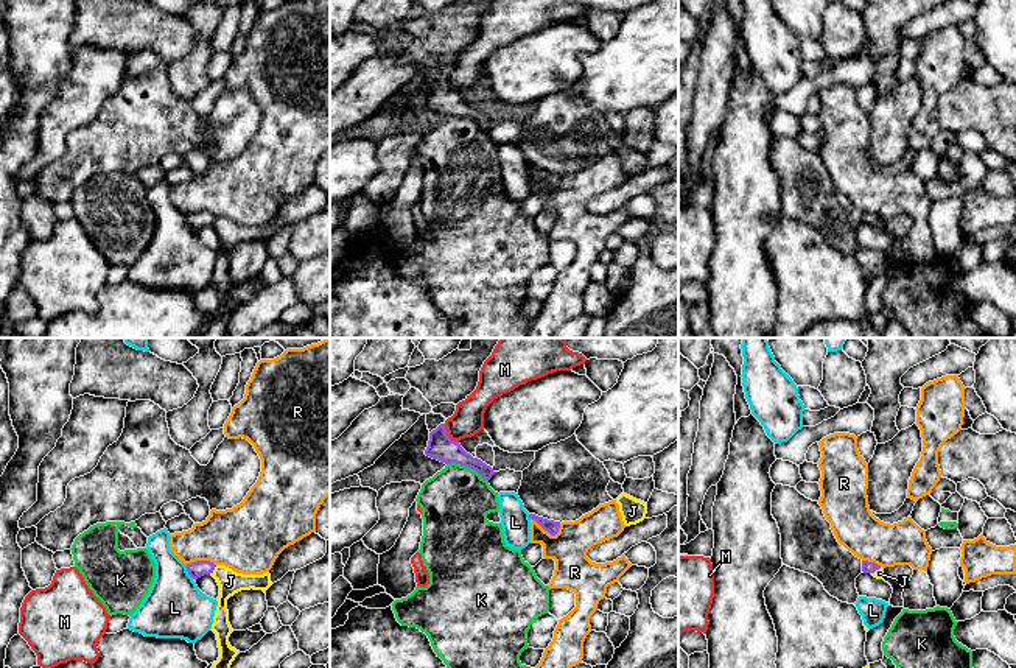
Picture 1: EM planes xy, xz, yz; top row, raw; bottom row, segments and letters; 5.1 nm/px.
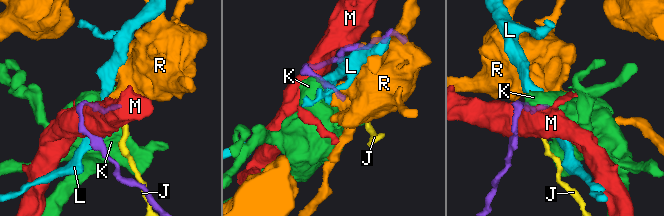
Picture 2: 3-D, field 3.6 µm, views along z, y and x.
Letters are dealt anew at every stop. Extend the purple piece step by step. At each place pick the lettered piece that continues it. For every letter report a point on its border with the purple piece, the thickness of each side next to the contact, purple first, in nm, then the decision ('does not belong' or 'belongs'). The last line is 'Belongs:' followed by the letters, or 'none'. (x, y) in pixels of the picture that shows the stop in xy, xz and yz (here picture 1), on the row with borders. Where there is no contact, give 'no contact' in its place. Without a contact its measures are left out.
J: xy (213, 569) | 90/120 nm | does not belong
K: xz (467, 466) | 140/360 nm | does not belong
L: xy (187, 570) | 90/320 nm | does not belong
M: xz (447, 435) | 140/160 nm | does not belong
R: xz (545, 530) | 70/190 nm | does not belong
Belongs: none

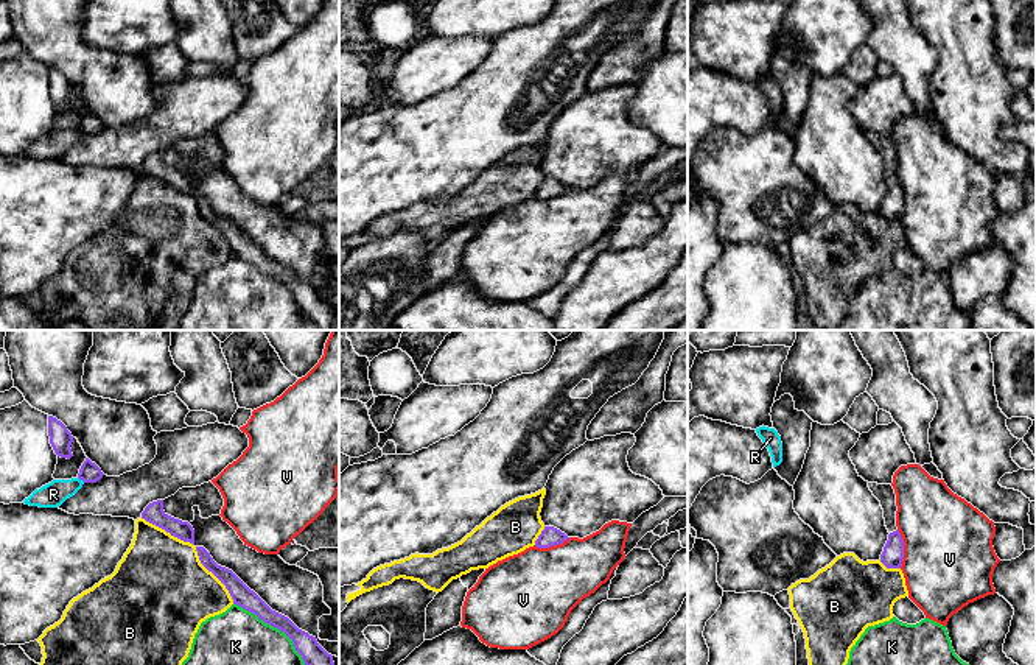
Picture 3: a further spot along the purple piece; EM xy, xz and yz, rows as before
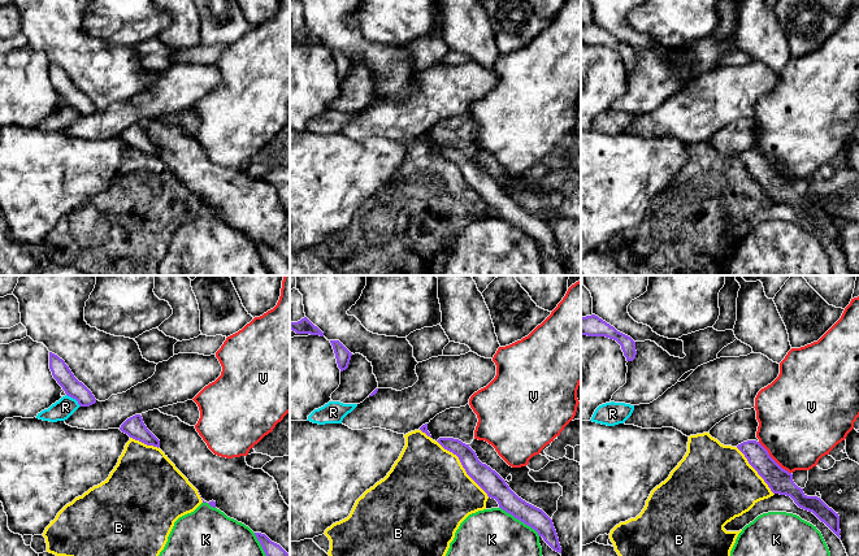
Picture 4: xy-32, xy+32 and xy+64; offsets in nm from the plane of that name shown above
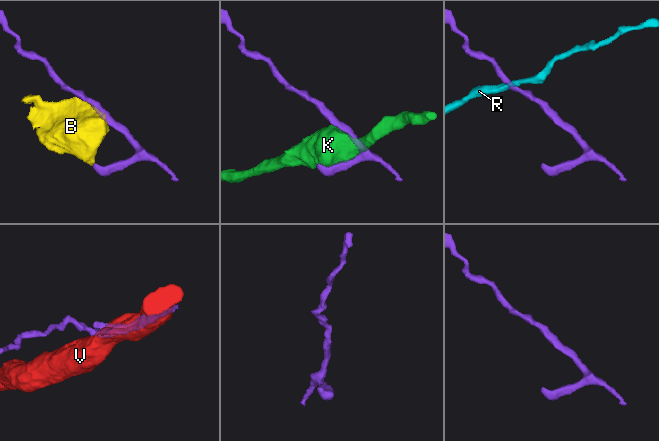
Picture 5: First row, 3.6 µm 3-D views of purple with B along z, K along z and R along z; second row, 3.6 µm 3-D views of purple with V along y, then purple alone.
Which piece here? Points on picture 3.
B: xy (196, 548) | 80/460 nm | belongs
K: xy (274, 626) | 120/280 nm | does not belong
R: xy (81, 478) | 110/130 nm | does not belong
V: yz (902, 548) | 120/480 nm | does not belong
Belongs: B

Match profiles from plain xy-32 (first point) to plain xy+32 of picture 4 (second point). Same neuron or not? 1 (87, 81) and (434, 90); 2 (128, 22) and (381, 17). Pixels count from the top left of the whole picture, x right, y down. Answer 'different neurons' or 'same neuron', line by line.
1: different neurons
2: same neuron

